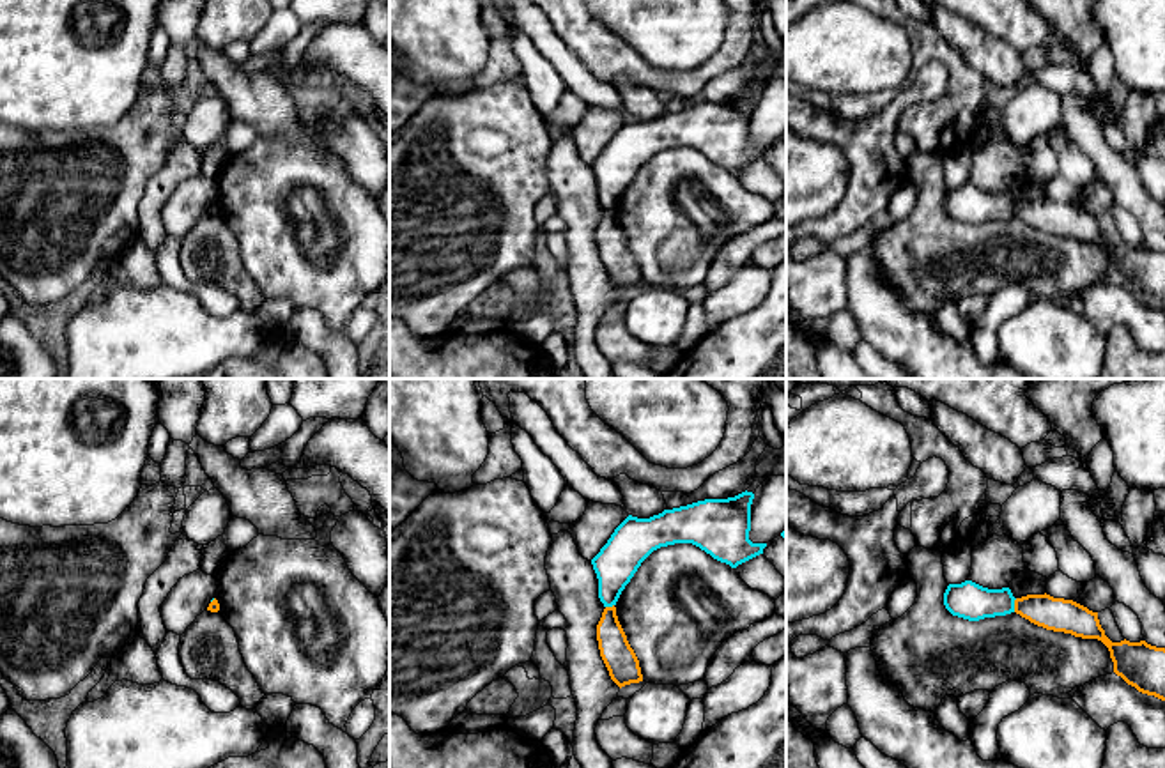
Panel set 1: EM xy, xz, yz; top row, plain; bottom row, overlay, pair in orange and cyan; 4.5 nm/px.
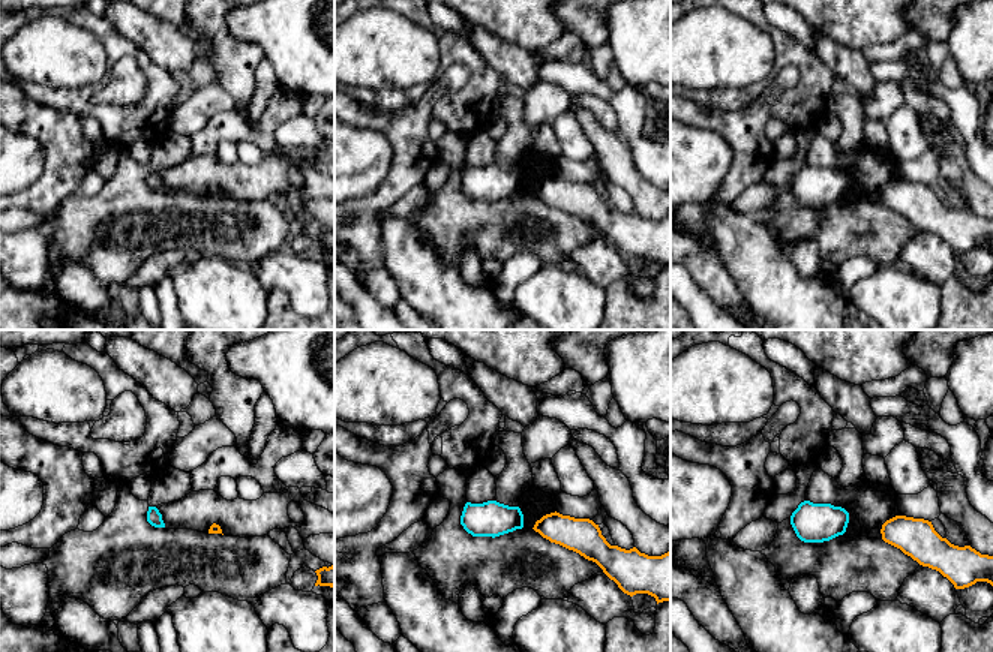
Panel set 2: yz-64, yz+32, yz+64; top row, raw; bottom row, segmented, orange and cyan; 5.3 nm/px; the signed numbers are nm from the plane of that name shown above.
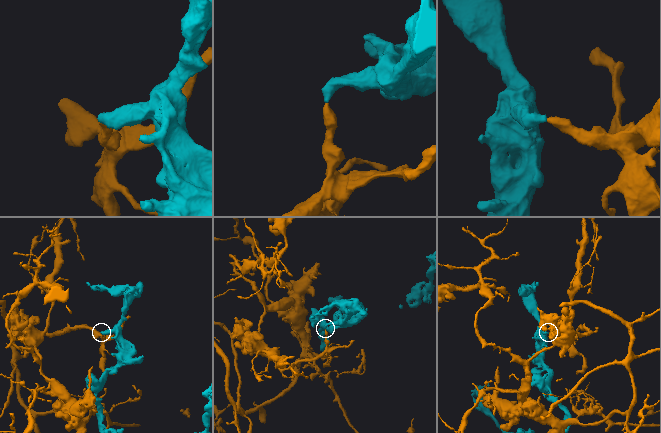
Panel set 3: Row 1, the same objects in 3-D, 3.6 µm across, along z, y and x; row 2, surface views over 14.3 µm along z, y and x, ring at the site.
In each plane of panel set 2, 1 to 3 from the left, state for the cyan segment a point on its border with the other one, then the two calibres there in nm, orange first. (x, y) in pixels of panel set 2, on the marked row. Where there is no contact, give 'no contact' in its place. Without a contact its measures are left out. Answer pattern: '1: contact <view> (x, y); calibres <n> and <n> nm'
1: no contact
2: no contact
3: no contact

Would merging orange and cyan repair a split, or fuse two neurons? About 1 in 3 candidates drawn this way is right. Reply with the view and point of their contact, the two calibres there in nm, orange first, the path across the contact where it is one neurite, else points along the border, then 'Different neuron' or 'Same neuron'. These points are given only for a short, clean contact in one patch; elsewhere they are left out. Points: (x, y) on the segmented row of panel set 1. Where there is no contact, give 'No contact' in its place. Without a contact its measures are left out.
Touches orange at yz (1015, 606). Thickness 150 nm (orange) against 170 nm. Boundary: yz (1017, 599), (1013, 611). Different neuron

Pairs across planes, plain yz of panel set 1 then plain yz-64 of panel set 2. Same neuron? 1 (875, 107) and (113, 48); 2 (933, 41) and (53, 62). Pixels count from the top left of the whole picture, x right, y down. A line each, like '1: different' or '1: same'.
1: same
2: different

